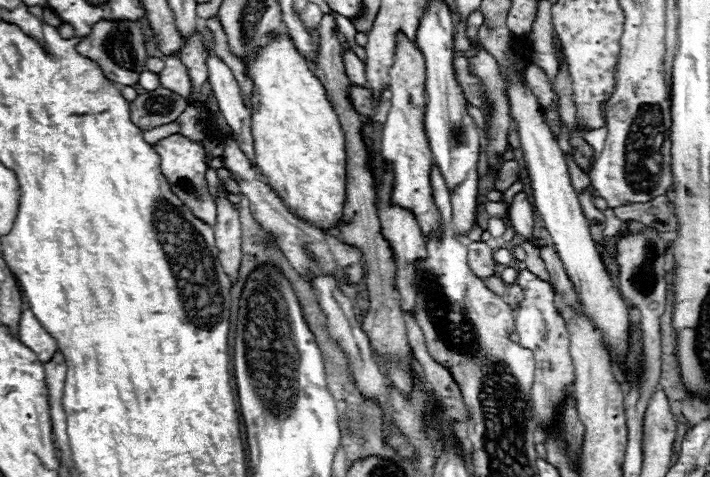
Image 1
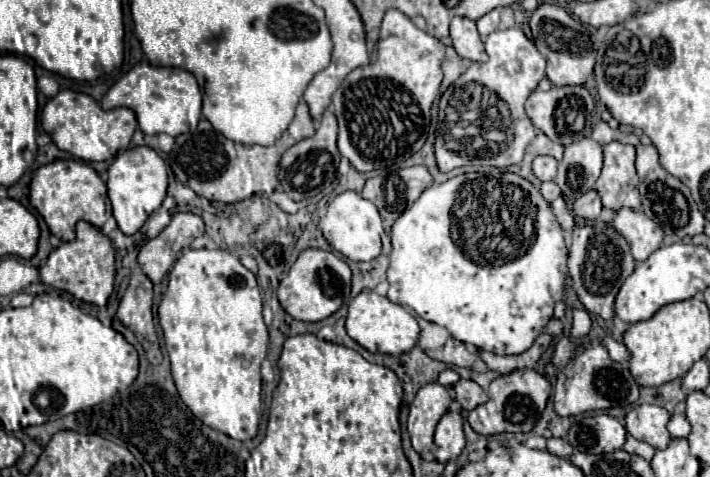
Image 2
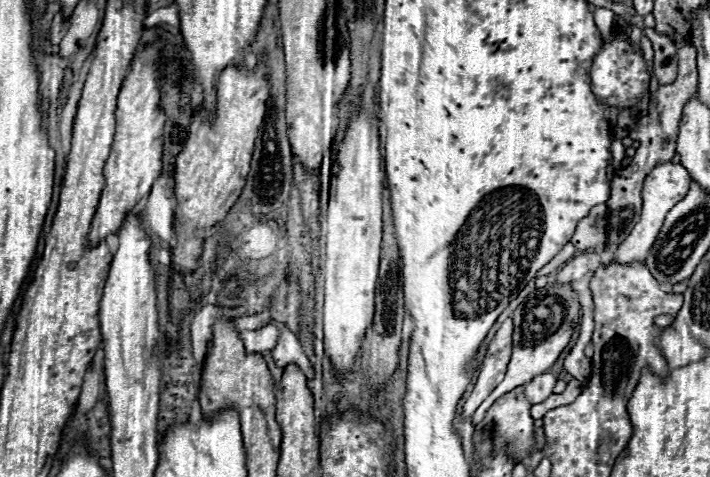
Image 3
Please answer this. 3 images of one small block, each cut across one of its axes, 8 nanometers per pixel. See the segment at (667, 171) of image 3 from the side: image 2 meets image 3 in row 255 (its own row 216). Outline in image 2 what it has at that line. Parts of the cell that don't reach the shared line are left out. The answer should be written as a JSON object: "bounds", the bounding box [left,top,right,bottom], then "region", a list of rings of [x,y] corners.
{"bounds":[614,208,664,260],"region":[[[620,208],[614,216],[614,228],[630,242],[634,260],[646,260],[654,250],[658,250],[662,246],[662,240],[664,240],[662,228],[654,220],[650,220],[642,210],[634,212],[632,208]]]}

